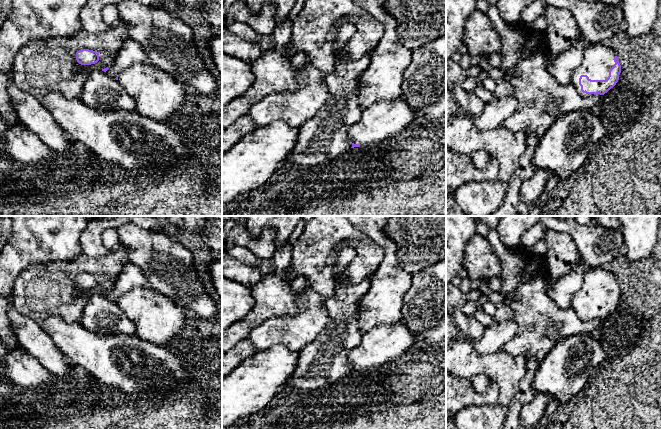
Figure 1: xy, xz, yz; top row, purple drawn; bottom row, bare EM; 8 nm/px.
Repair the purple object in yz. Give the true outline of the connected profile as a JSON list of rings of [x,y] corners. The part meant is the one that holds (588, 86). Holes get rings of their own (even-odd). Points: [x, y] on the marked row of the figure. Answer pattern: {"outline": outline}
{"outline": [[[586,44],[583,60],[571,76],[571,84],[583,97],[604,95],[613,88],[619,80],[621,65],[619,59],[607,44]]]}

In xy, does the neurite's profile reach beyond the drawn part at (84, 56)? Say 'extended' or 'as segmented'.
extended

